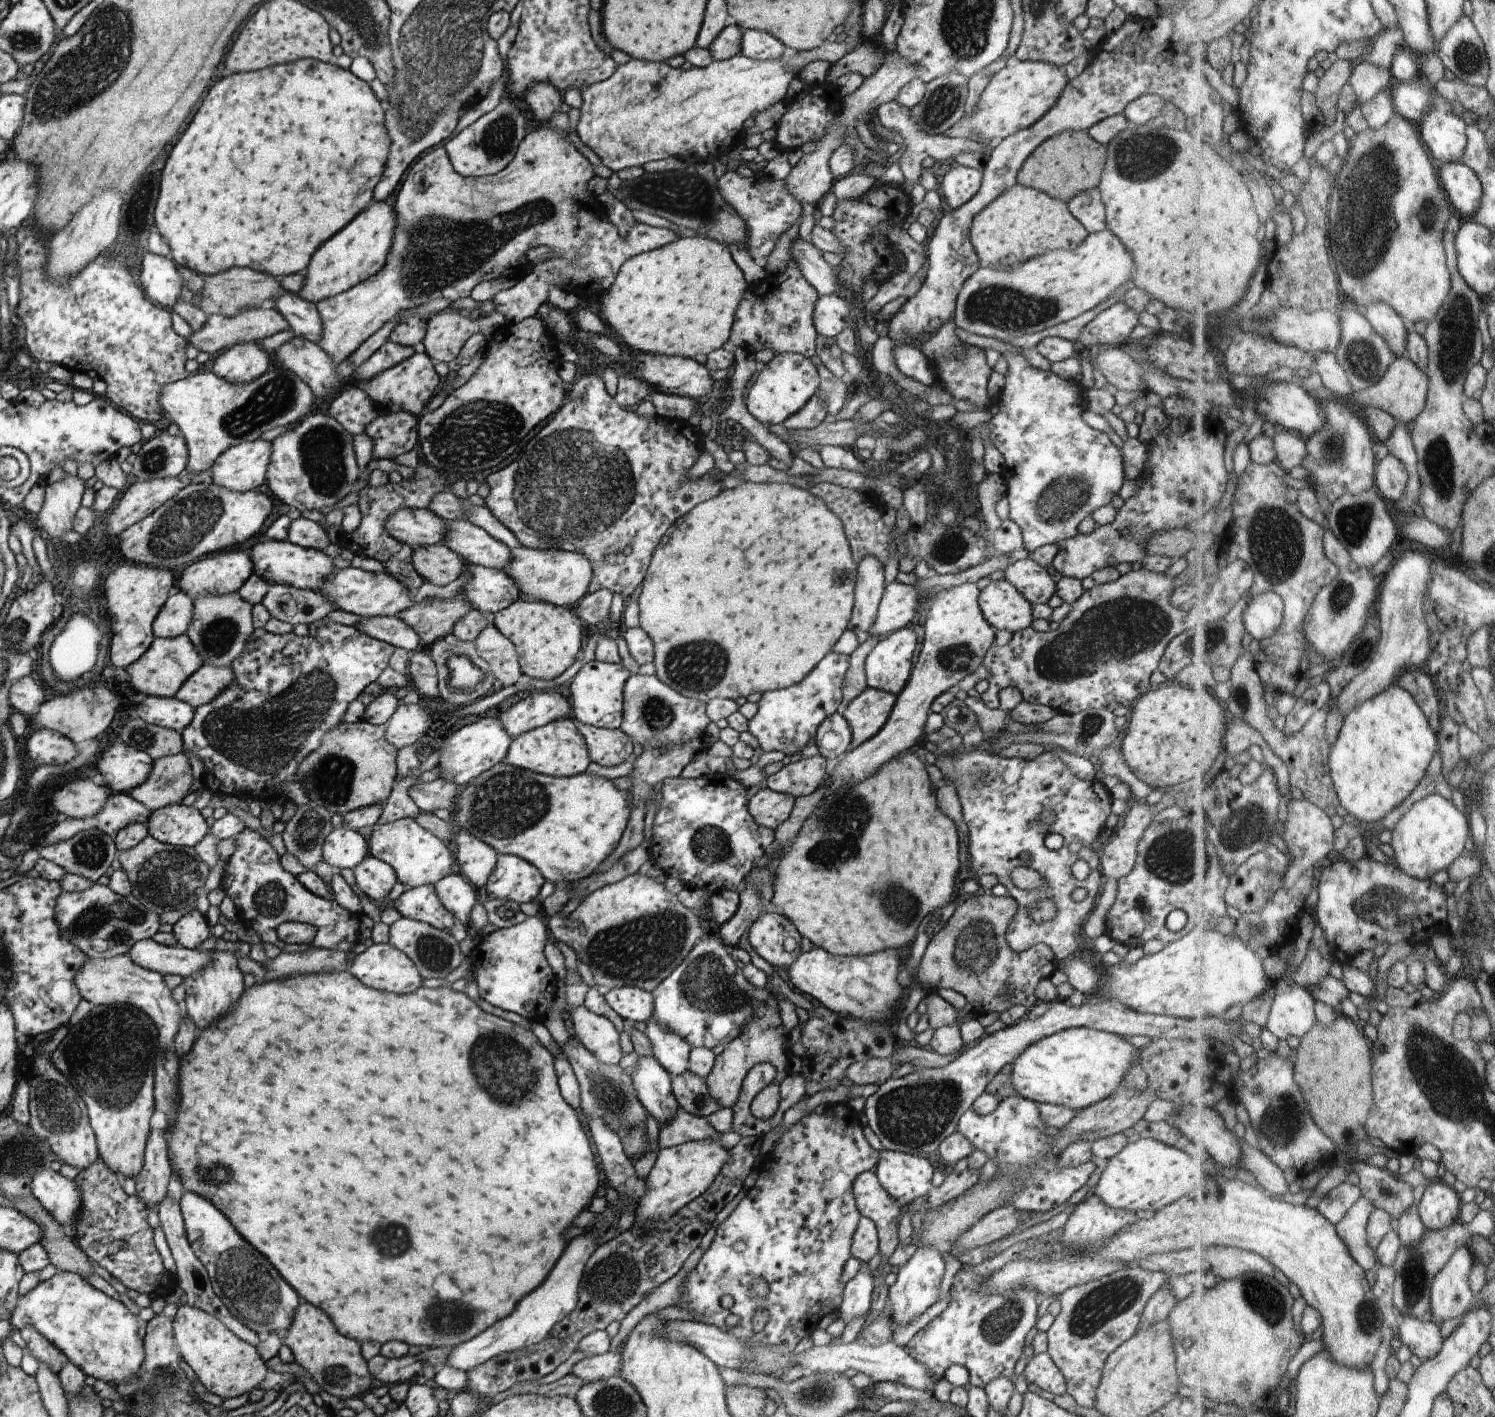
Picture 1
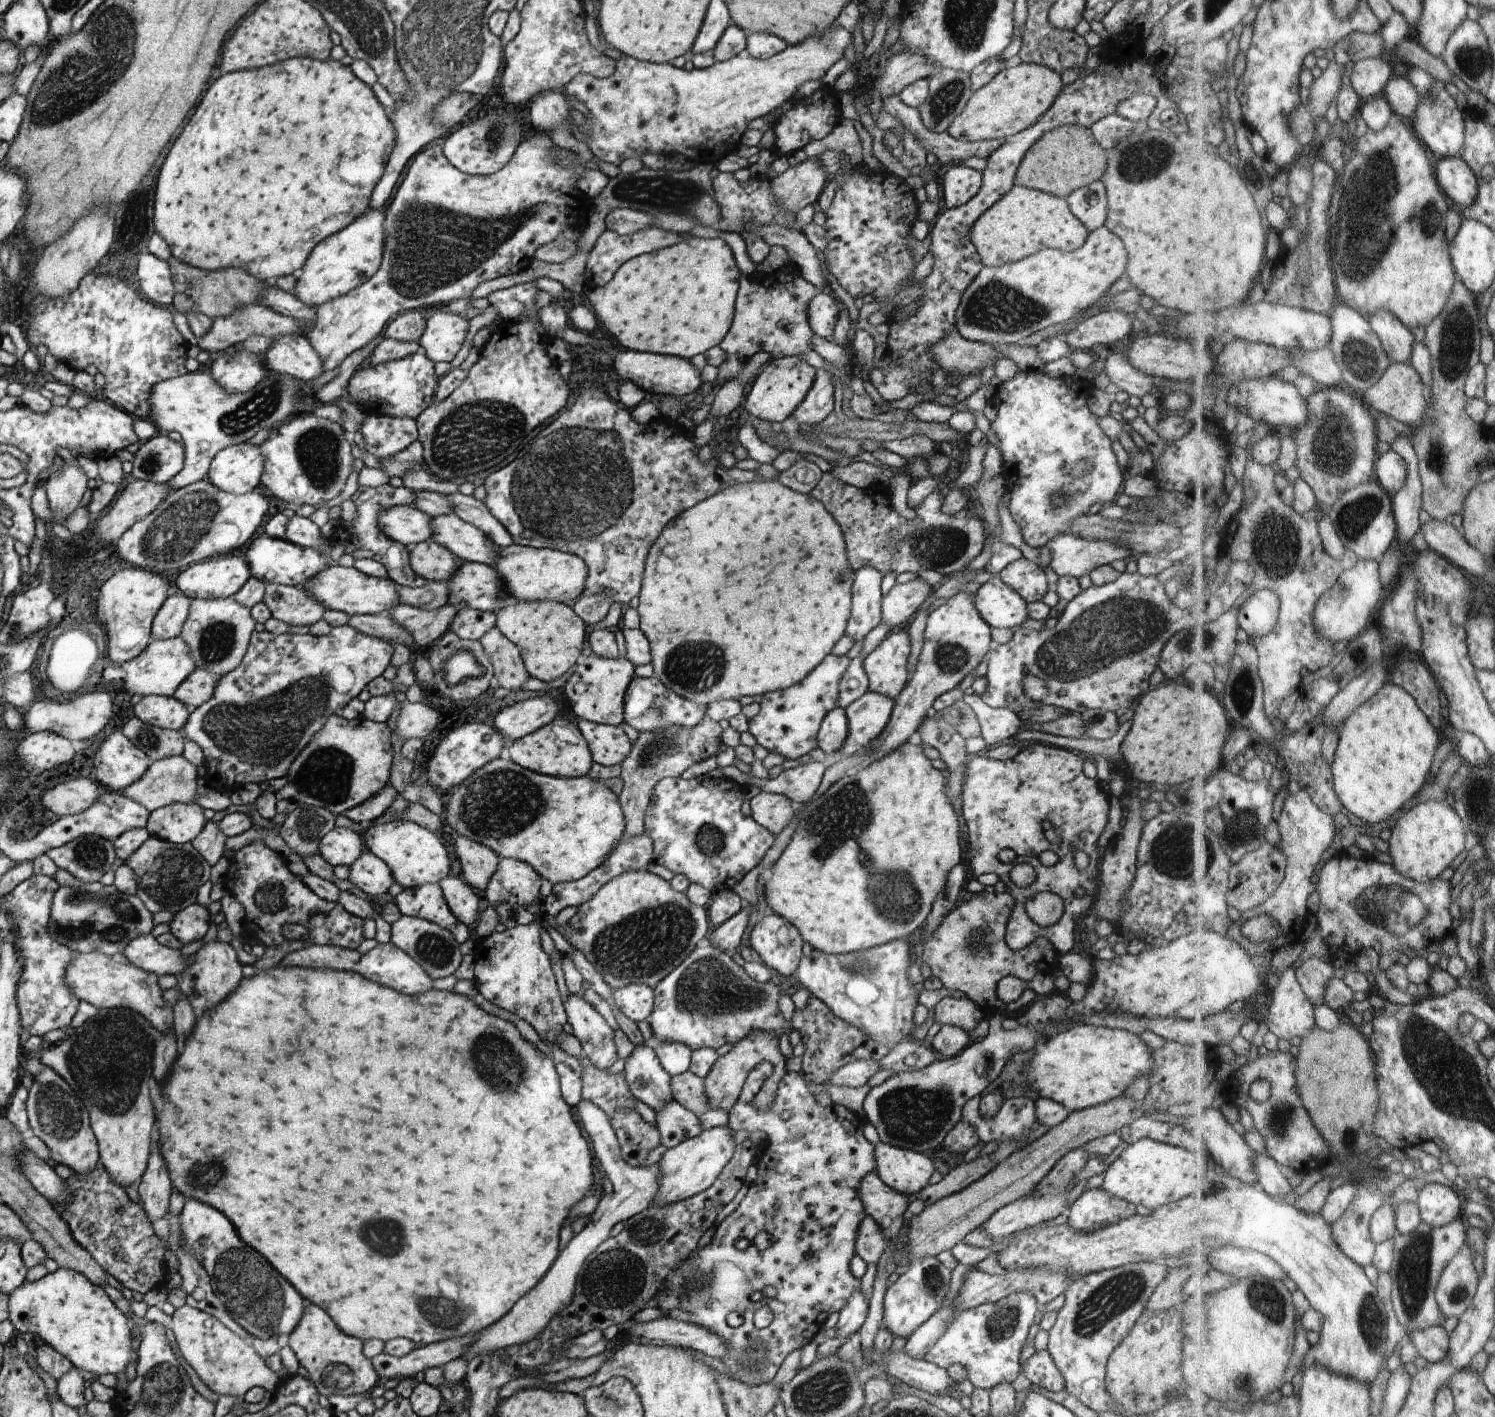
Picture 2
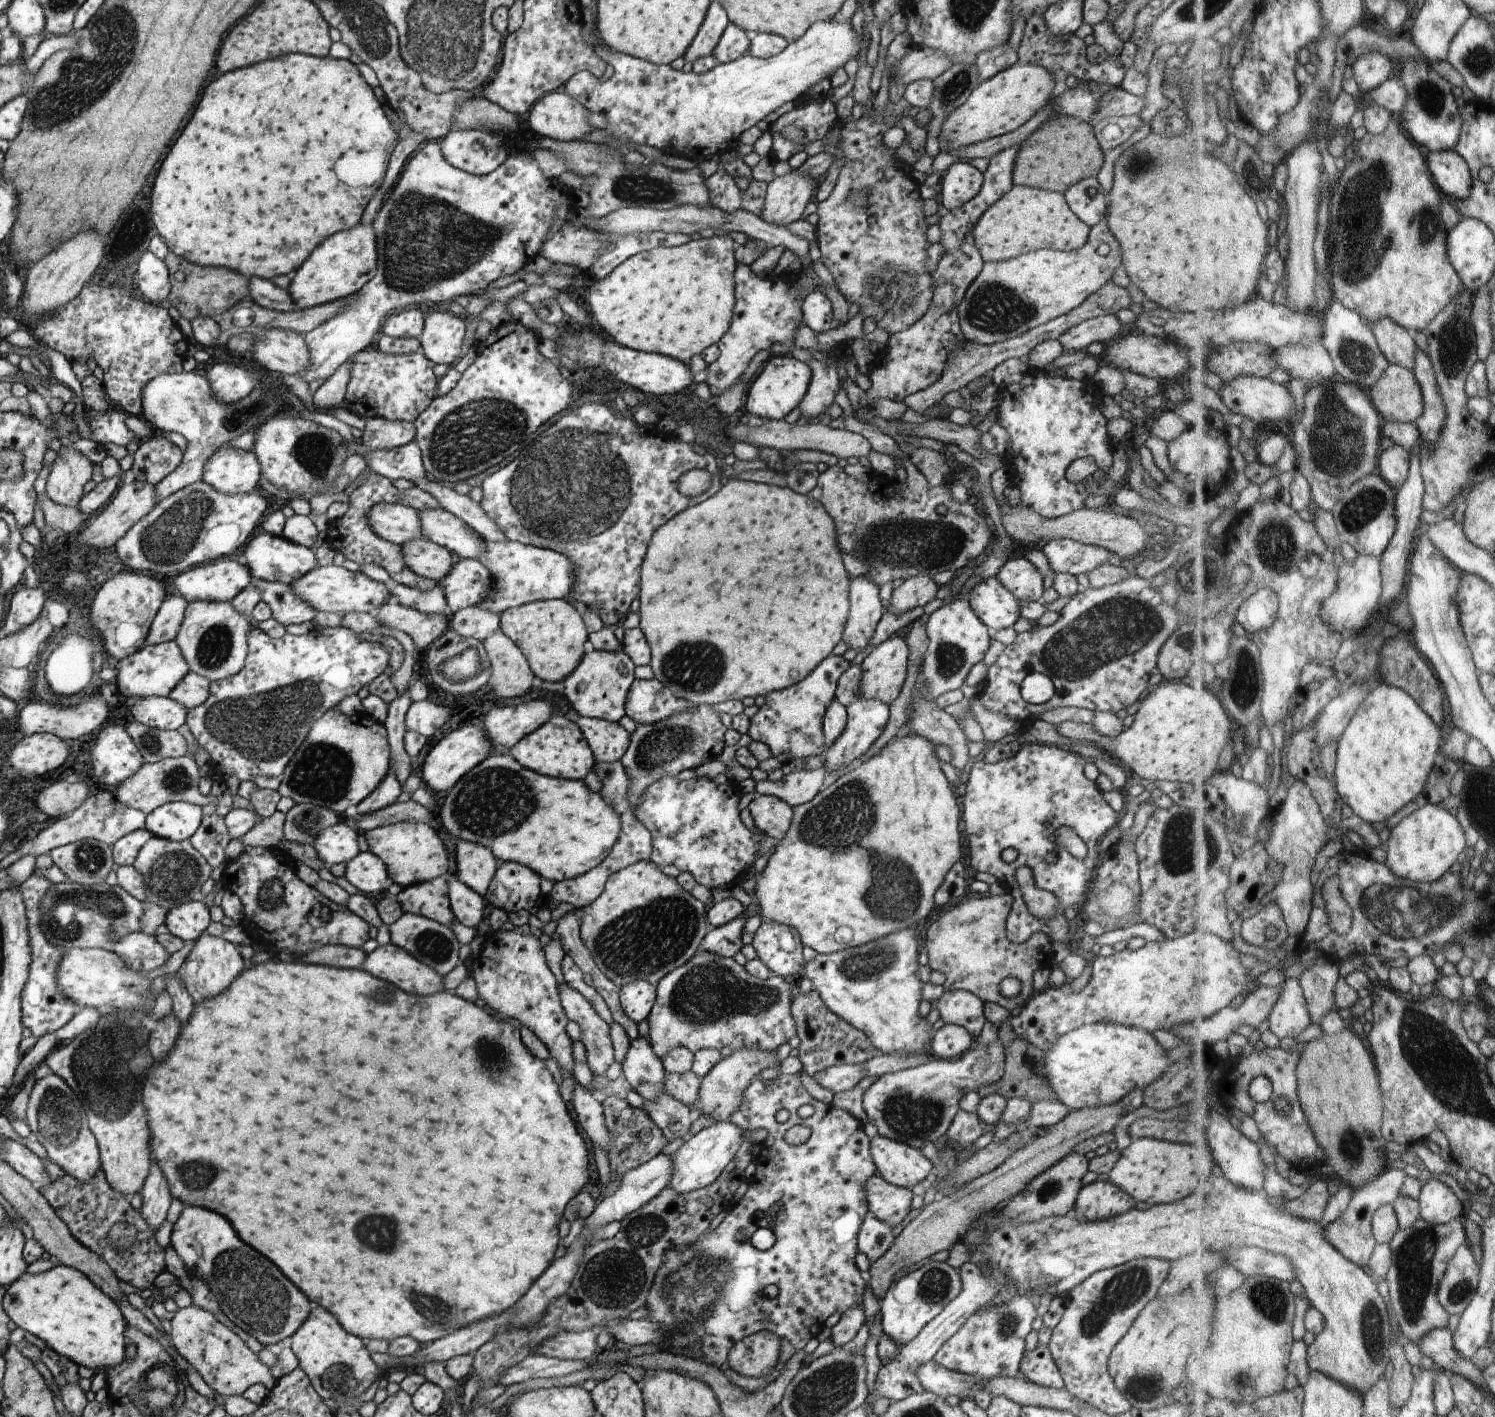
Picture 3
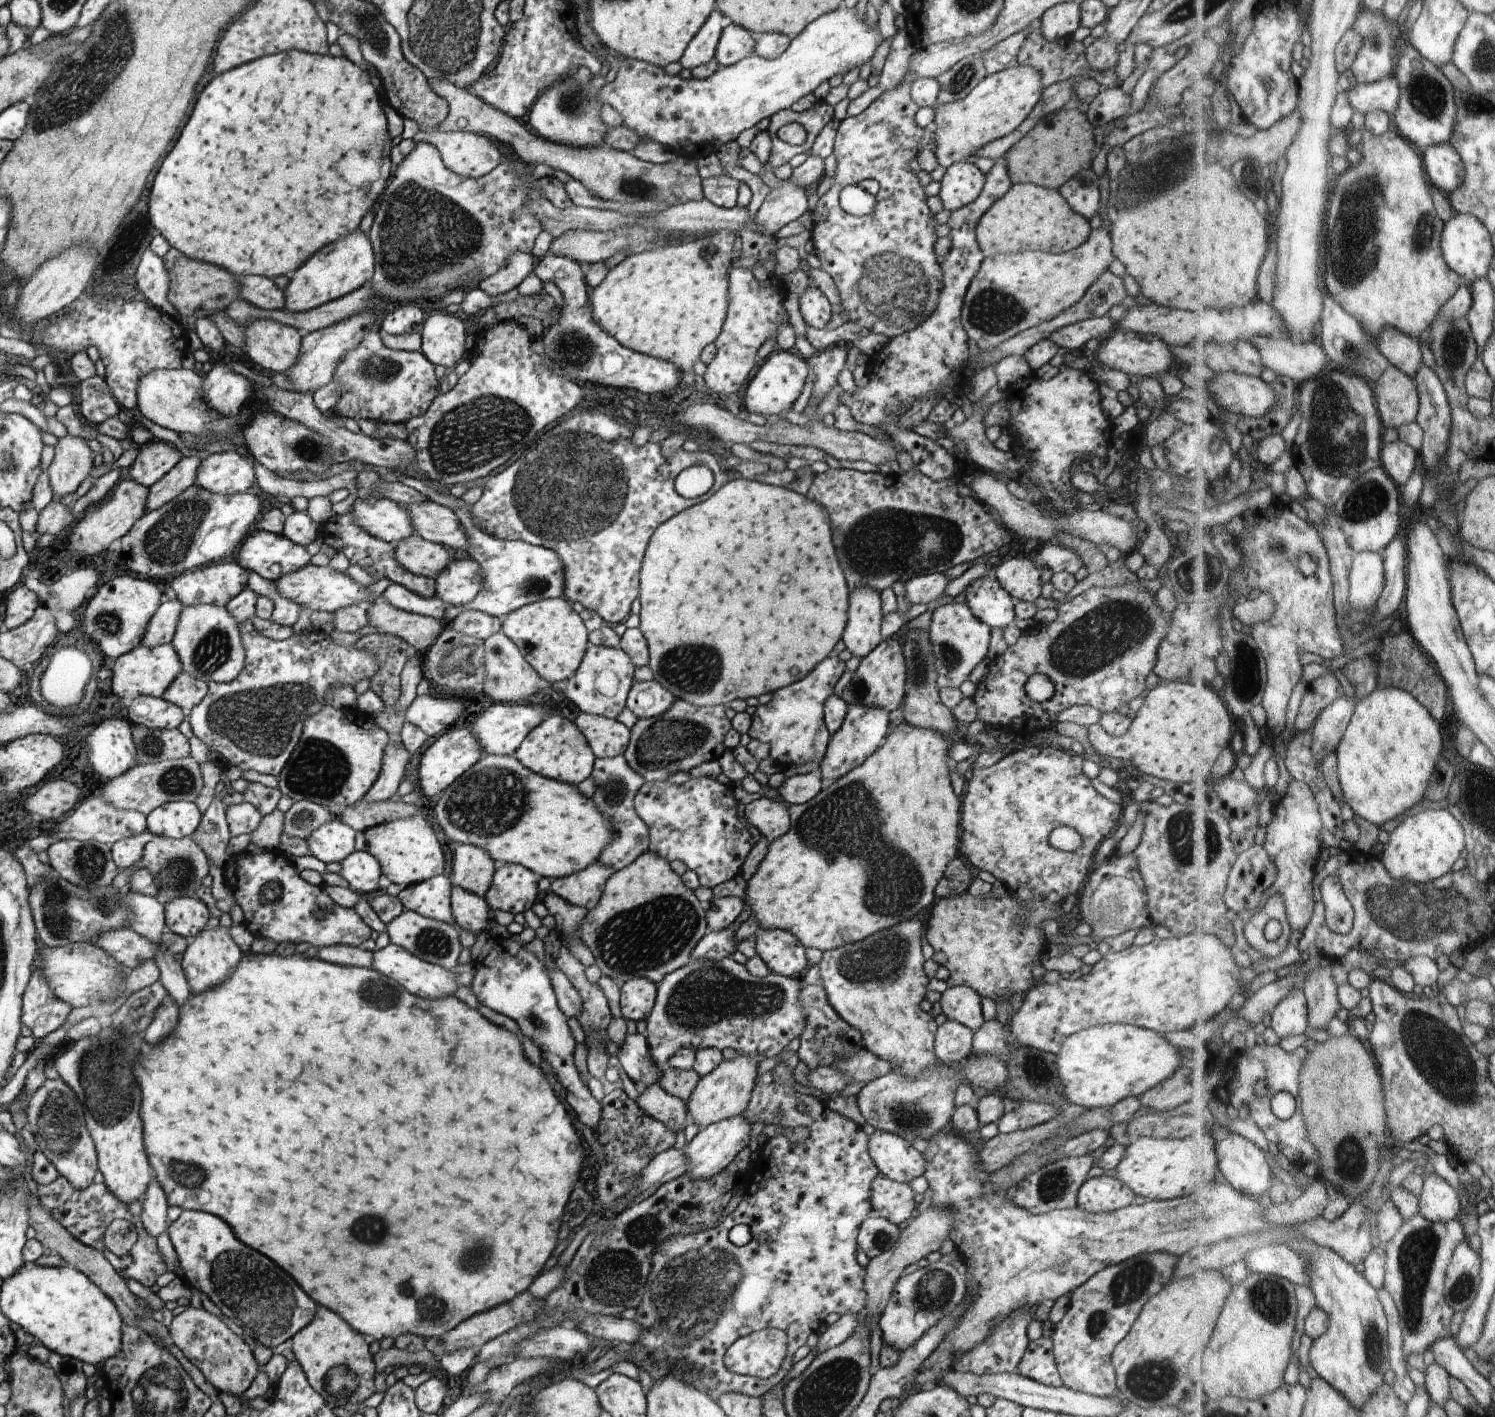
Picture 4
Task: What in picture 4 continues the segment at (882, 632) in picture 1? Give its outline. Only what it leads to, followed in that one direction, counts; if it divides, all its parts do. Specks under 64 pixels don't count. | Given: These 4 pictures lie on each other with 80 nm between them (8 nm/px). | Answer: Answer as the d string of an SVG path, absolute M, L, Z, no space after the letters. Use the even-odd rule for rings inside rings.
M928 573L922 576L912 577L904 584L906 594L904 598L912 604L928 604L938 600L951 580L946 573Z

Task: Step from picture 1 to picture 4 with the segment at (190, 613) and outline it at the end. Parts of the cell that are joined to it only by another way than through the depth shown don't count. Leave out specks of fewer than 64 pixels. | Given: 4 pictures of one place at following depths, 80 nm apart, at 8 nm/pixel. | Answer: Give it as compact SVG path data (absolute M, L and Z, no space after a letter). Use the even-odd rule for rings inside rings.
M178 599L162 604L148 621L146 630L140 639L140 645L156 648L157 646L171 643L183 608L184 606Z

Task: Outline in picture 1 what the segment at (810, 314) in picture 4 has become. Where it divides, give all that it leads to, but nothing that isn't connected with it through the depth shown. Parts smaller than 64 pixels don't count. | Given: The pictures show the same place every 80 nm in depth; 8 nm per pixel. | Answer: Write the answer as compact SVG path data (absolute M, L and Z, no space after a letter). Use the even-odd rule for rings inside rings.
M847 294L822 295L815 304L813 321L819 335L835 337L843 328L854 328L850 318L850 298Z

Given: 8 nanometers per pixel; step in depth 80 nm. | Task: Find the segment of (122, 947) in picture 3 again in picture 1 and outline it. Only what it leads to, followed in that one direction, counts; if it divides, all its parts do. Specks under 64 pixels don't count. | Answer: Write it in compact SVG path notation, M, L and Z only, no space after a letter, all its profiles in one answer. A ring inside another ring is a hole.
M154 939L135 942L127 953L131 960L158 974L180 974L190 977L206 968L212 962L212 955L207 951L187 949L180 945L164 946Z

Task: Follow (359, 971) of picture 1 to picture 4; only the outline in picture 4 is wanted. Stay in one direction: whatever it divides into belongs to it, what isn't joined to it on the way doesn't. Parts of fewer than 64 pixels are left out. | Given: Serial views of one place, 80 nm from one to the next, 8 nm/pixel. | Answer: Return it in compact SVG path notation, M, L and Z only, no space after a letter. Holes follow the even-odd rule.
M390 943L387 947L380 949L374 953L372 968L378 972L389 976L399 982L410 994L420 998L430 998L430 1000L443 999L454 996L454 993L461 986L454 970L445 969L443 966L435 965L415 957L405 948Z

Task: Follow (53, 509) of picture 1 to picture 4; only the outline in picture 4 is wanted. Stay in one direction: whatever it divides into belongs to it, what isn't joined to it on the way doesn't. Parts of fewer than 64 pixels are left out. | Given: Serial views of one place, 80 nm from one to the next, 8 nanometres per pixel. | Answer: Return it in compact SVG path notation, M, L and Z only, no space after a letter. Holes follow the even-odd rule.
M70 435L58 439L55 455L48 468L54 496L76 492L92 470L92 450L83 437Z

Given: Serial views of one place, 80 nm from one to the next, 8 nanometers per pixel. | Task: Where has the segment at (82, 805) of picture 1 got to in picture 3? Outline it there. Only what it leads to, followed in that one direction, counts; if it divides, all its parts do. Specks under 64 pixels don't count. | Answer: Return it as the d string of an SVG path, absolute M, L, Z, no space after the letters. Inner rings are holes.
M54 782L36 798L36 808L50 818L65 817L76 810L88 797L88 785L82 782Z

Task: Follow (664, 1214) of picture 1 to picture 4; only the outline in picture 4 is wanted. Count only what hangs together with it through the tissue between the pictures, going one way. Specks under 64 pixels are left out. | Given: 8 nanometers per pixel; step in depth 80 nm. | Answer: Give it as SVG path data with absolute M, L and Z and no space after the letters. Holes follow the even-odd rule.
M736 1115L715 1123L710 1126L700 1128L698 1134L692 1139L689 1144L685 1144L683 1151L689 1158L689 1167L684 1175L688 1175L692 1180L701 1178L713 1178L729 1162L732 1162L736 1155L743 1149L749 1146L752 1140L752 1125L754 1122L749 1121L742 1115Z

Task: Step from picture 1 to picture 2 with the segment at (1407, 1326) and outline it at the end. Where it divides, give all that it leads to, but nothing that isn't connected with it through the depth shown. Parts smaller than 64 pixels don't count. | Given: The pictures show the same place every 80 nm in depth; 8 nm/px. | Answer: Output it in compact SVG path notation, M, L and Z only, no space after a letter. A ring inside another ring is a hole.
M1444 1325L1408 1333L1420 1355L1430 1363L1446 1360L1452 1352L1452 1333Z

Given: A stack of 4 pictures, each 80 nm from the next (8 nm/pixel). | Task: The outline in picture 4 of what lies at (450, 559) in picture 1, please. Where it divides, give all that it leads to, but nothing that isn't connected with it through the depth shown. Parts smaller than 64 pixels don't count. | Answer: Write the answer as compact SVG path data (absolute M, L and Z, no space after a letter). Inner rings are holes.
M416 532L394 545L394 554L400 566L421 577L435 578L451 562L443 545L422 538Z

